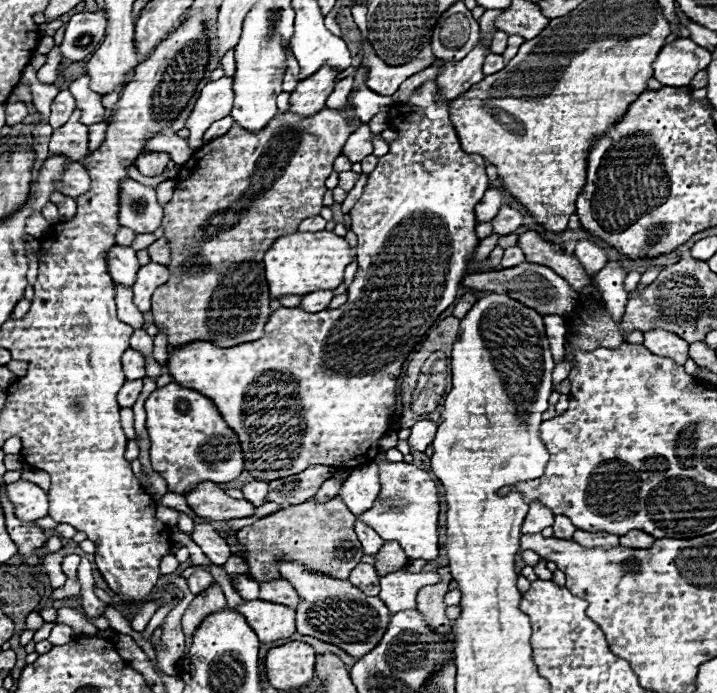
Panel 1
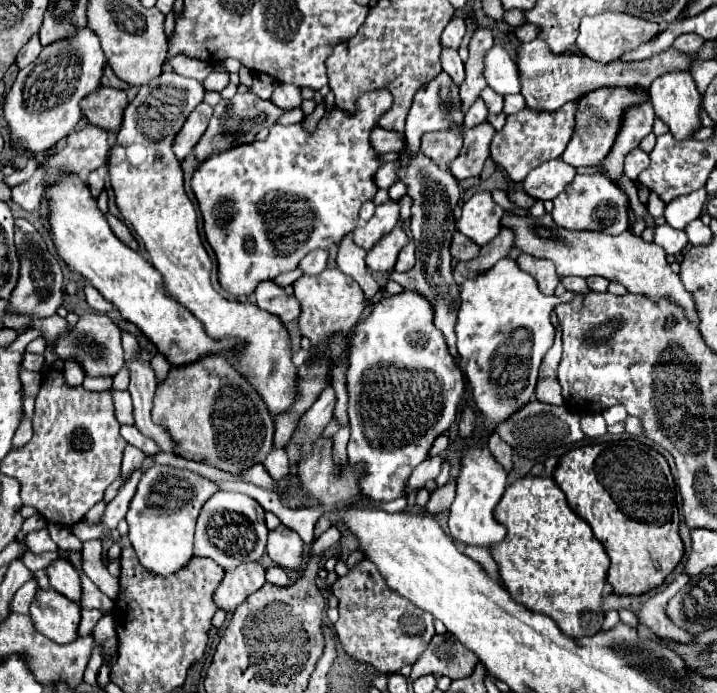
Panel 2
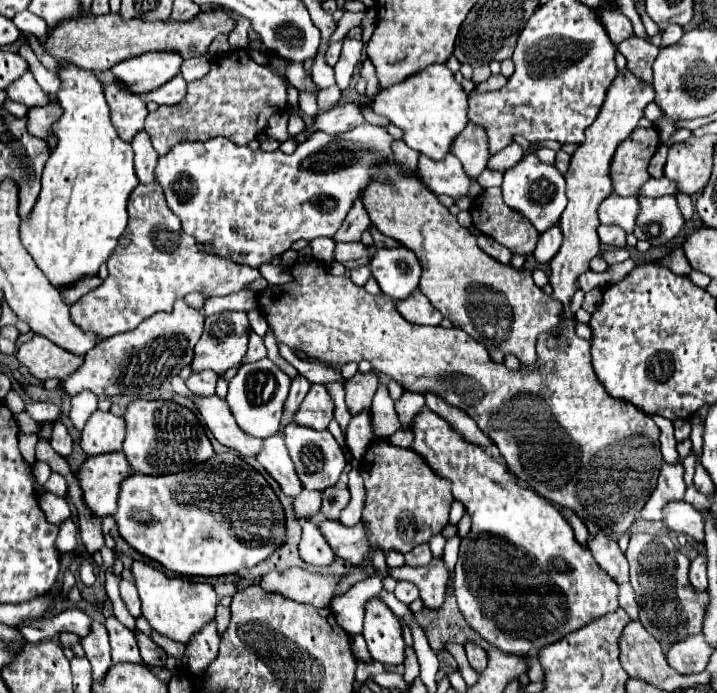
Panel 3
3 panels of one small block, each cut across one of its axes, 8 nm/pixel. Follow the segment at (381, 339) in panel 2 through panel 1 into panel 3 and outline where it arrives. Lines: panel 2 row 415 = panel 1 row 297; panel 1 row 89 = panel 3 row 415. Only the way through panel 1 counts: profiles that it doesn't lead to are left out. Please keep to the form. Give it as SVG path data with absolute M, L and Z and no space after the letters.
M422 408L420 414L418 414L416 420L414 420L412 430L414 430L414 444L412 444L412 450L416 450L438 474L442 474L442 476L446 476L446 478L452 480L452 494L454 494L454 498L458 498L458 500L466 506L466 510L470 512L470 516L472 516L472 530L468 532L468 536L466 536L466 538L462 540L462 544L460 544L460 556L458 556L458 562L456 562L456 570L454 570L454 578L452 578L452 580L454 580L454 582L452 582L452 588L454 588L454 594L456 594L460 612L464 614L466 622L468 622L486 642L490 642L492 646L496 646L496 648L500 648L502 652L508 652L508 654L536 654L542 646L554 644L554 642L562 640L566 634L570 634L570 632L574 632L574 630L578 630L578 628L582 628L582 626L594 622L596 618L600 618L600 616L604 616L604 614L612 614L612 610L618 610L618 584L614 582L614 578L612 578L608 572L604 572L604 570L598 566L598 562L594 560L590 548L584 546L584 544L580 544L580 542L574 538L572 526L570 526L570 524L566 522L566 518L560 514L558 506L554 506L550 500L538 496L534 490L518 486L518 484L514 482L516 476L514 476L506 466L502 466L502 464L498 464L496 460L492 460L482 448L464 442L462 436L460 436L458 432L454 432L454 430L450 428L450 424L448 424L446 420L442 420L438 414L434 414L432 410Z

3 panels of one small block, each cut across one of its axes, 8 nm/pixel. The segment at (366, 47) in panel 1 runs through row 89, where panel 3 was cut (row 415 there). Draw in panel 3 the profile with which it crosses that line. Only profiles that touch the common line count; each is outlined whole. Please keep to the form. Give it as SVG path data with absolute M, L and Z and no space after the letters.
M380 382L380 388L370 408L370 426L376 438L390 438L398 428L402 428L402 424L398 422L398 414L394 410L394 400L390 398L384 382Z

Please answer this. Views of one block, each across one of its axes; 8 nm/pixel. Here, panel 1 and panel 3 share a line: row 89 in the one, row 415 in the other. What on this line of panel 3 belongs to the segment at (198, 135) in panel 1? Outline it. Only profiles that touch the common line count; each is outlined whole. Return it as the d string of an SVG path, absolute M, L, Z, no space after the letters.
M218 396L196 398L196 406L198 406L200 414L204 416L208 430L214 434L214 438L220 444L236 450L240 456L246 456L246 458L258 456L258 450L262 450L264 440L252 438L250 434L242 432L234 420L230 408L226 406L226 402L222 398L218 398Z

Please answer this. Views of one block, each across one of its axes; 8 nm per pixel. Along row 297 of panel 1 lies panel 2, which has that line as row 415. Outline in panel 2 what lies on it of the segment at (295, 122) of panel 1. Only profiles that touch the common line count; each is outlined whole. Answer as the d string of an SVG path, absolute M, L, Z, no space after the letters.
M202 356L196 362L190 362L186 366L172 366L166 380L158 382L156 394L154 394L154 408L152 408L152 420L156 424L162 424L170 430L172 438L178 442L178 454L184 458L192 458L198 462L208 462L210 466L216 466L220 470L240 472L256 462L264 462L268 452L272 450L272 436L274 436L274 420L260 398L260 394L254 390L252 384L248 384L232 364L226 362L224 356Z

